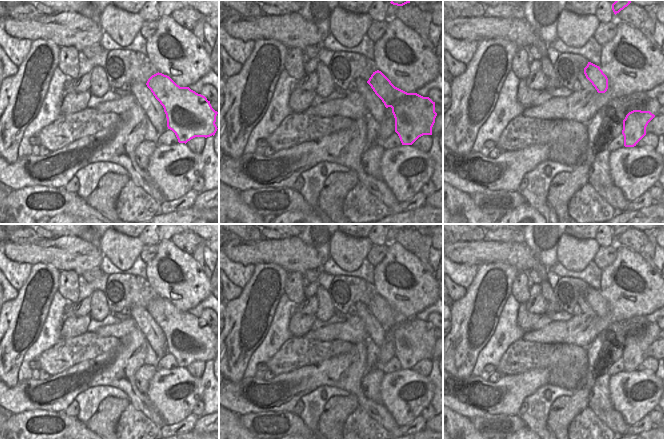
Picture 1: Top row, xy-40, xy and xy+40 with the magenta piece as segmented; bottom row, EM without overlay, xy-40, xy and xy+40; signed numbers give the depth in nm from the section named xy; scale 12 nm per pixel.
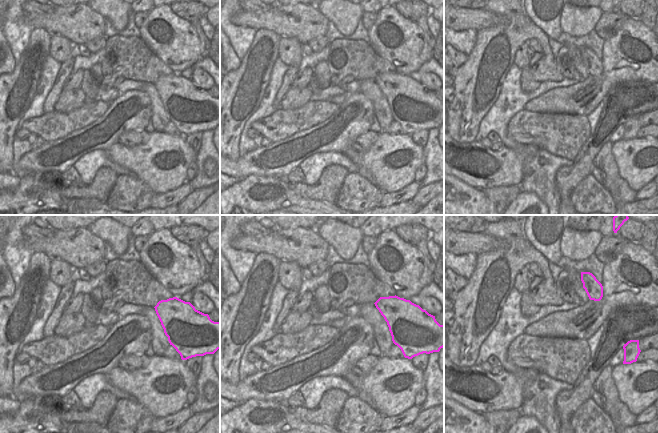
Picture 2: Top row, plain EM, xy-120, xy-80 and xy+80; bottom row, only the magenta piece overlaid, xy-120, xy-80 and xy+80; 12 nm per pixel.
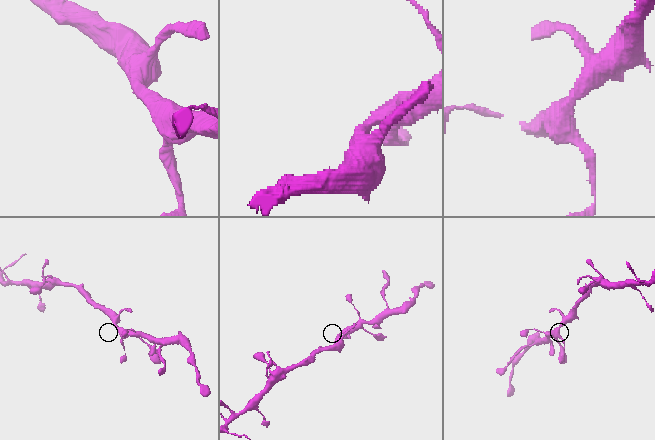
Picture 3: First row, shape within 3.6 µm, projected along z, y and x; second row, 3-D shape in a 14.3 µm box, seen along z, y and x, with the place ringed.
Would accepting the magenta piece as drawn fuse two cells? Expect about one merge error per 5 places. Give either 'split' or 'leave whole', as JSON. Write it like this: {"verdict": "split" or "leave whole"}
{"verdict": "leave whole"}

